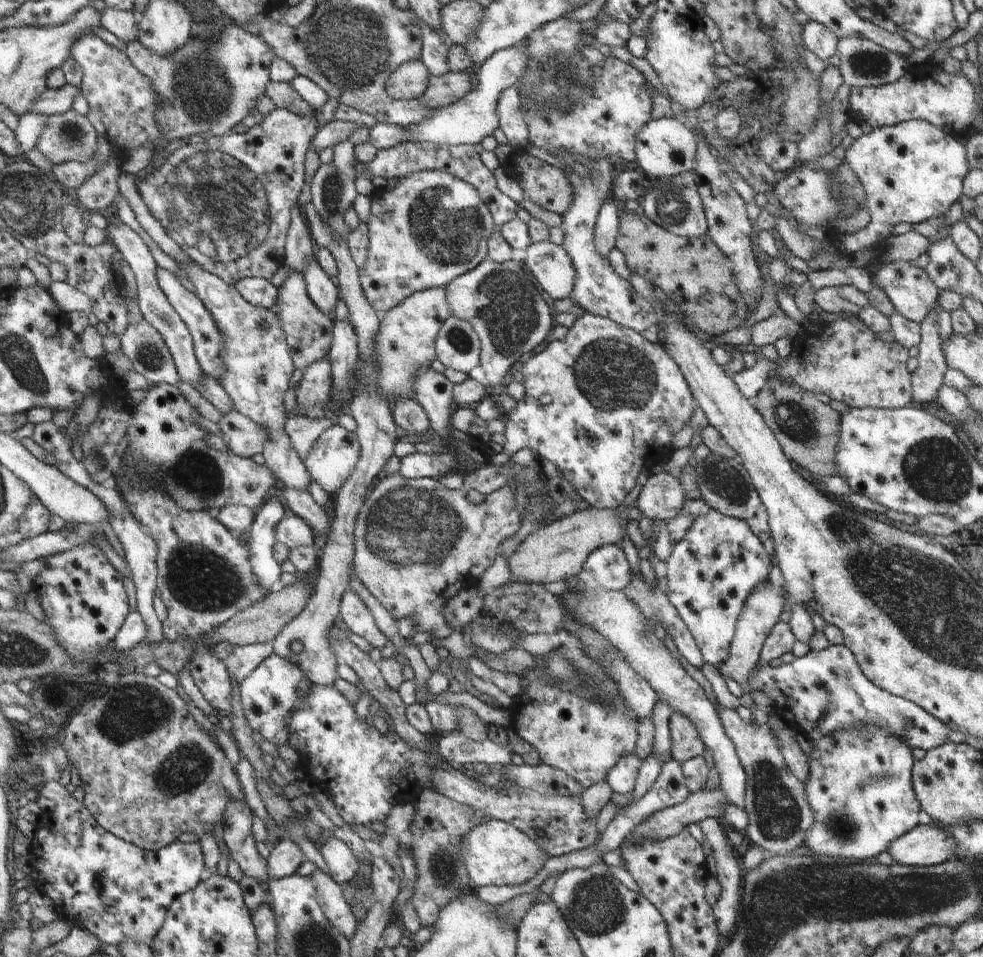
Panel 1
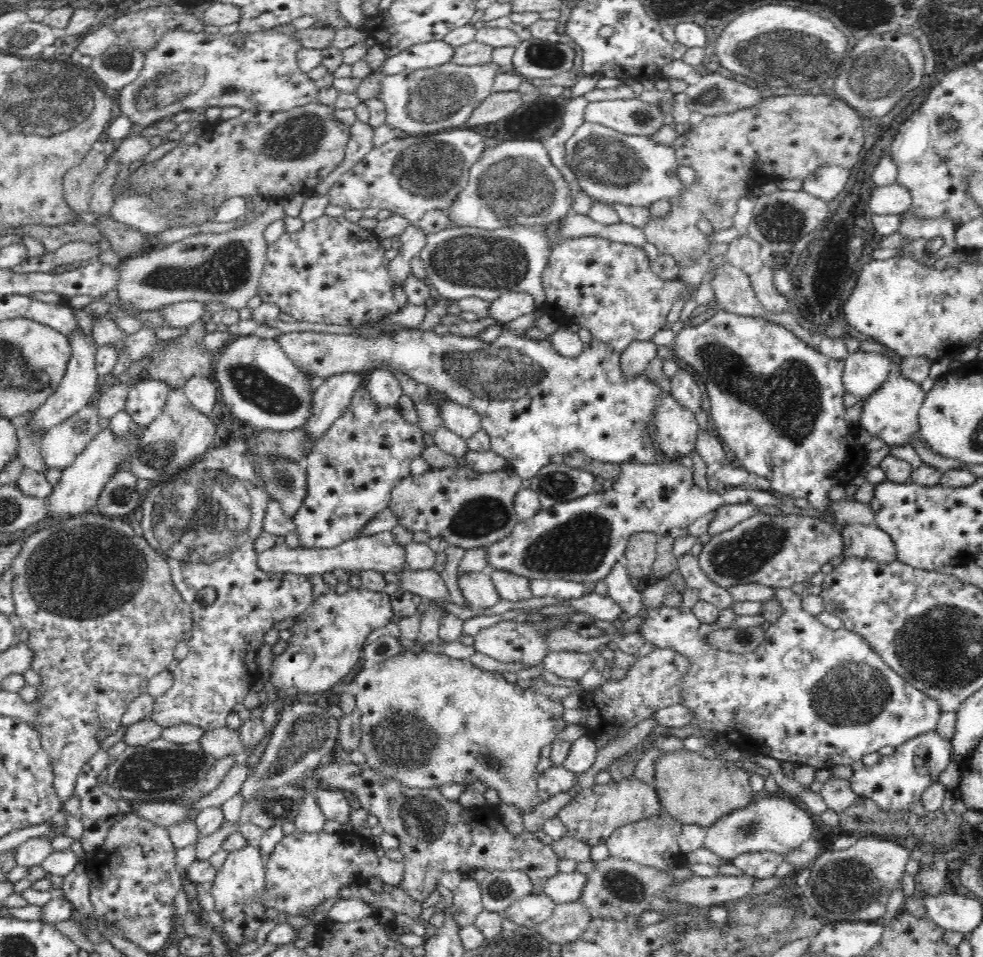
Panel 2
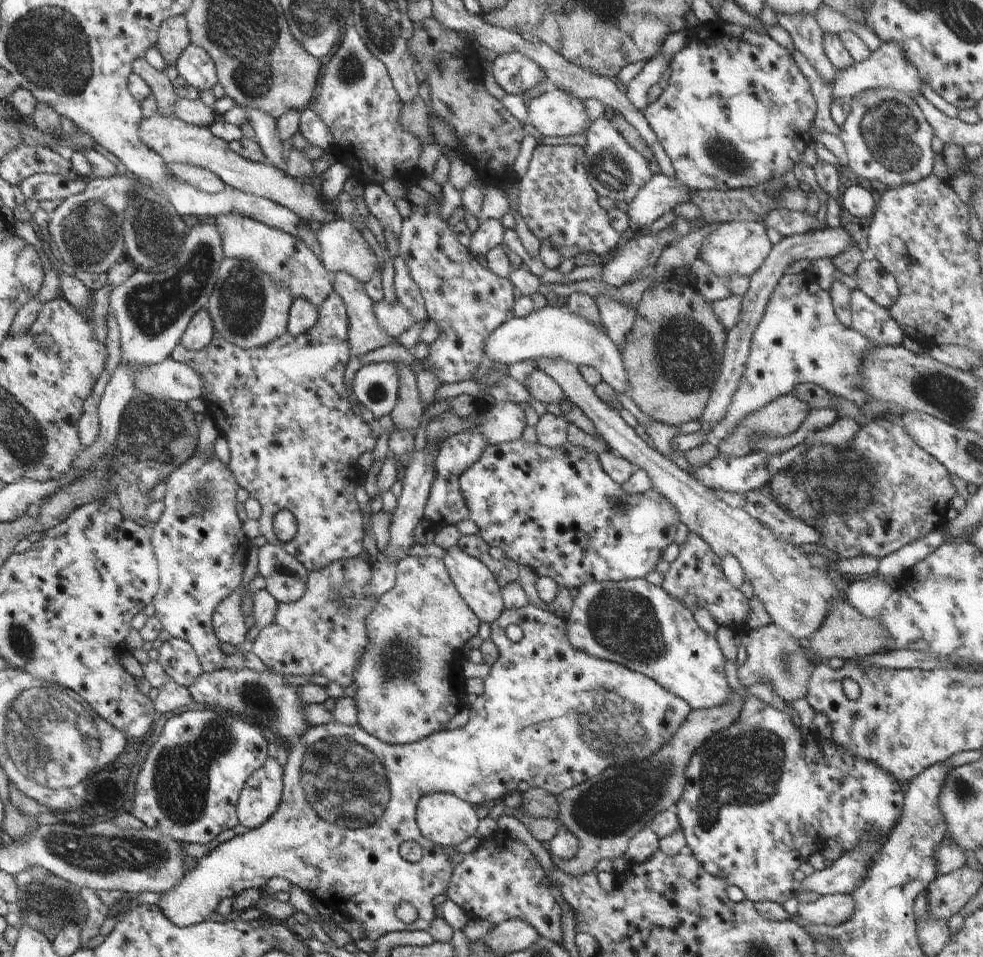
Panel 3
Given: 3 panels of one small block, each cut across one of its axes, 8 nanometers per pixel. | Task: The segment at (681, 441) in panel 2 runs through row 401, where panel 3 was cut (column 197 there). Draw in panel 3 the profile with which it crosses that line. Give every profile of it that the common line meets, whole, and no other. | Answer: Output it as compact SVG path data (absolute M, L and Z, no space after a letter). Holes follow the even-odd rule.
M171 637L158 649L158 663L177 684L188 688L203 673L195 650L182 638Z

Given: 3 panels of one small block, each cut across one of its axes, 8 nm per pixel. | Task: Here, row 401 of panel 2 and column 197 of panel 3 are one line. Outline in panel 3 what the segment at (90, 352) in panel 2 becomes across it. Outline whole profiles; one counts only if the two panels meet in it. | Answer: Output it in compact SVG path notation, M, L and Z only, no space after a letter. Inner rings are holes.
M190 43L175 64L178 74L196 90L211 90L219 78L208 52Z

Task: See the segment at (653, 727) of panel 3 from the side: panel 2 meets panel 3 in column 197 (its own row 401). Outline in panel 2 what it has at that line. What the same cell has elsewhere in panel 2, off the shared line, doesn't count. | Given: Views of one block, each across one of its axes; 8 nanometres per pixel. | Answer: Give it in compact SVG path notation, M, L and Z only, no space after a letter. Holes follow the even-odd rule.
M893 366L886 382L868 398L863 399L863 410L858 424L876 440L884 440L888 445L904 445L920 430L919 410L926 394L920 385L902 377L899 367Z

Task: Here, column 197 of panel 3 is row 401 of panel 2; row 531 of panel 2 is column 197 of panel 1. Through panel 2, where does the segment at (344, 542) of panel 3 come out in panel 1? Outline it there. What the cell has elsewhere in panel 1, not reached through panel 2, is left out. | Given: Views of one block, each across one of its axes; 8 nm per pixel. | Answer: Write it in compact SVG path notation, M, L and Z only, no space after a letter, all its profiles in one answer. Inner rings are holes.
M156 266L156 284L160 286L160 290L163 290L164 296L172 305L172 308L176 310L182 322L186 324L186 328L188 328L188 332L192 336L194 354L202 372L216 381L220 380L220 376L224 374L224 360L222 360L224 346L222 346L222 336L220 336L220 331L216 328L216 323L212 320L212 315L206 310L206 306L196 294L184 288L178 282L178 278L162 268L162 266Z

